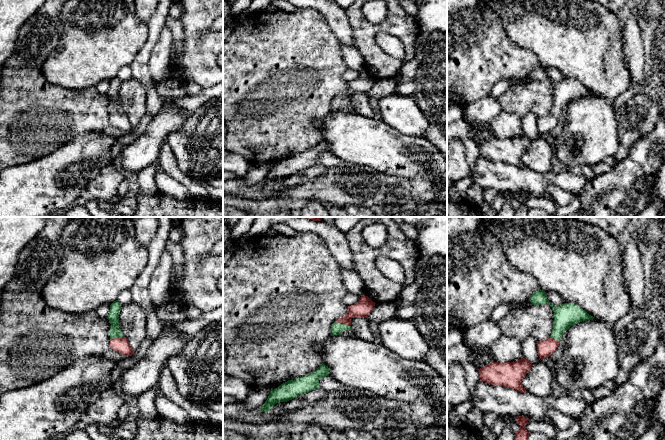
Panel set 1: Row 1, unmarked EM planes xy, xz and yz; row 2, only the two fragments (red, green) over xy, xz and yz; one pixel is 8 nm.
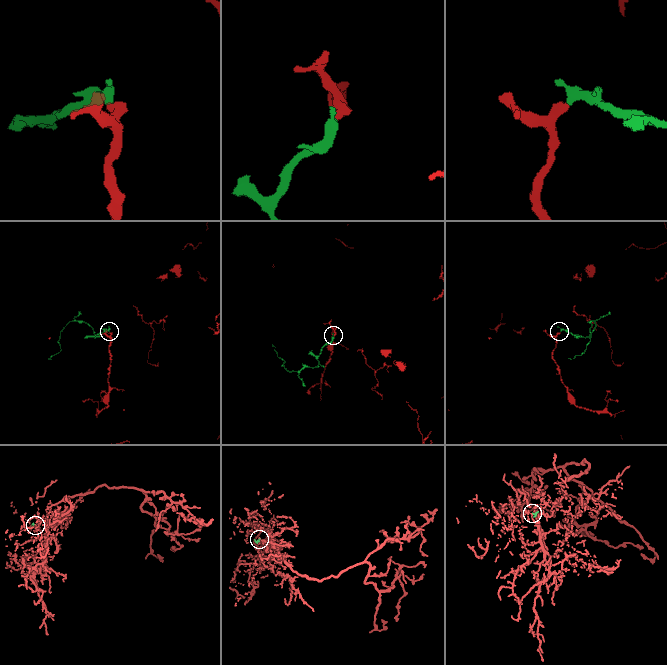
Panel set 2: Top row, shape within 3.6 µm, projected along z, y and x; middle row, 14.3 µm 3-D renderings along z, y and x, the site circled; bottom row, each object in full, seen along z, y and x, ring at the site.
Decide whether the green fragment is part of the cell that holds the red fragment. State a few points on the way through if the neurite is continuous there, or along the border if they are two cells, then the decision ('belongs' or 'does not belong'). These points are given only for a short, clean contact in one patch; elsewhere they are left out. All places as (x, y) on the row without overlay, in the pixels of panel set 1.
way xz (365, 81), (343, 99), (337, 105); belongs

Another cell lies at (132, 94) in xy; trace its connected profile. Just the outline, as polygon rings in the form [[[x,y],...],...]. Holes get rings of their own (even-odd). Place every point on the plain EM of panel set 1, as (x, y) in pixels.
[[[132,77],[121,82],[118,94],[119,104],[135,128],[146,114],[146,86],[140,80]]]

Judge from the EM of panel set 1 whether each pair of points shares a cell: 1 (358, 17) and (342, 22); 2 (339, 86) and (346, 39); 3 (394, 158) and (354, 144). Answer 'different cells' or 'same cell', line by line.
1: different cells
2: different cells
3: same cell

